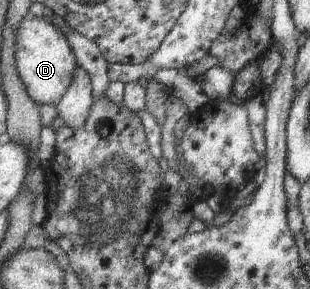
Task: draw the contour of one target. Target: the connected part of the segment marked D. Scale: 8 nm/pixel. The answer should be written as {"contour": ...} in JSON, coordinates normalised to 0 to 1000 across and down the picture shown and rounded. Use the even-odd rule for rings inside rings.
{"contour":[[[135,59],[71,66],[52,135],[55,239],[90,332],[123,367],[184,363],[232,291],[248,215],[219,135],[161,76]]]}

